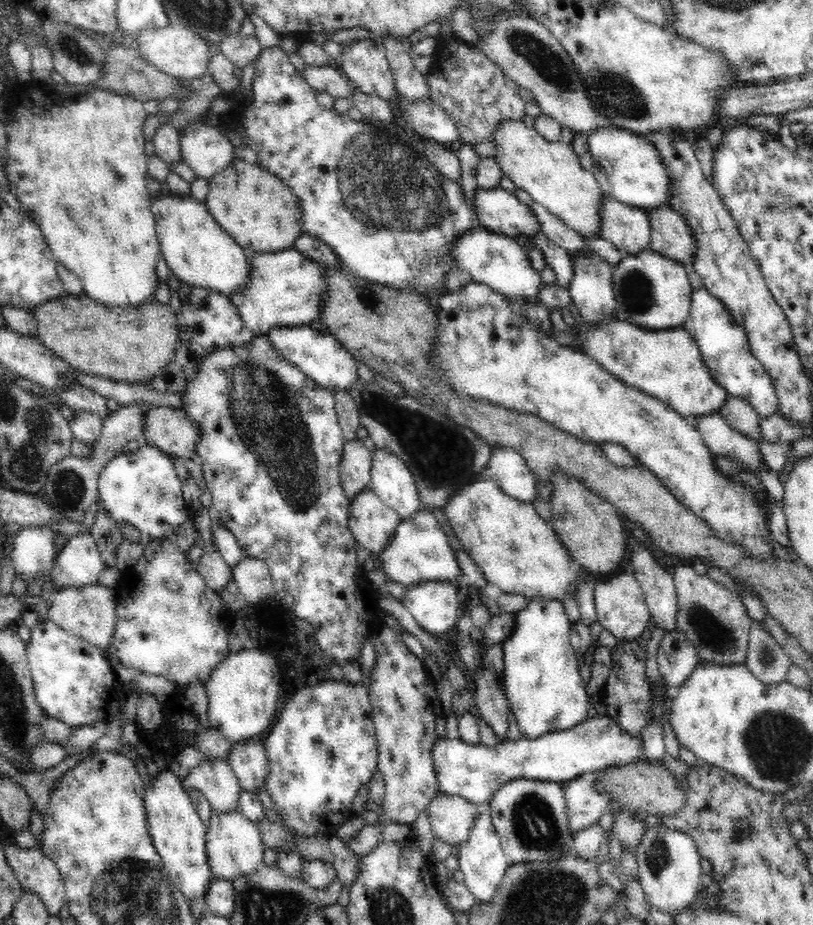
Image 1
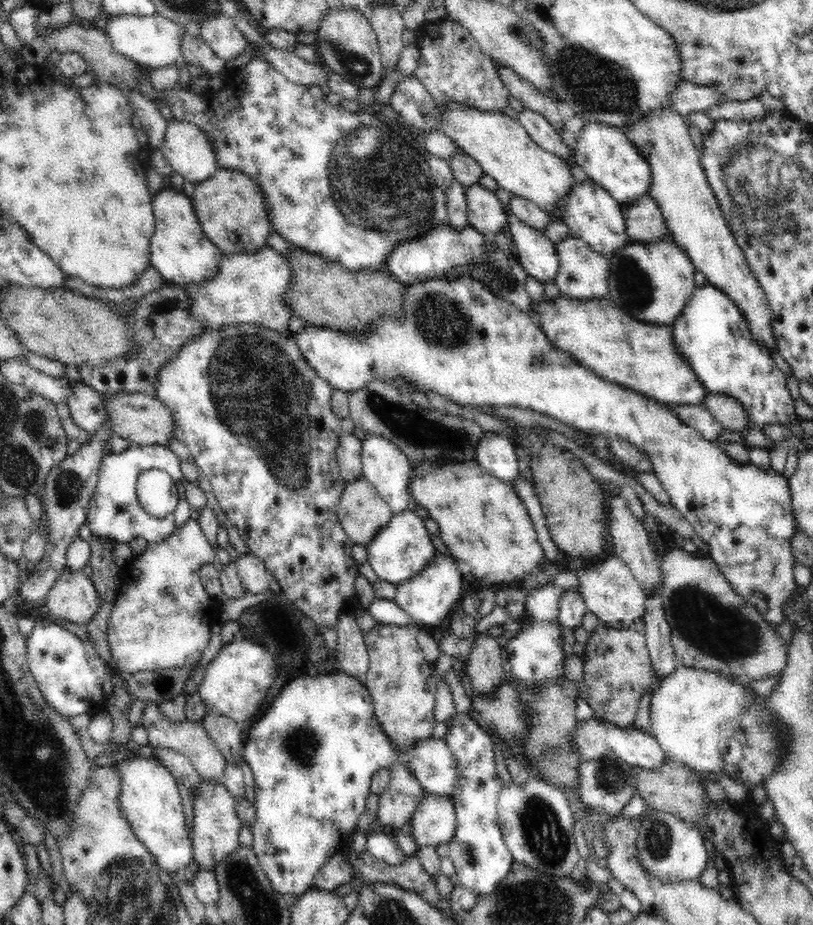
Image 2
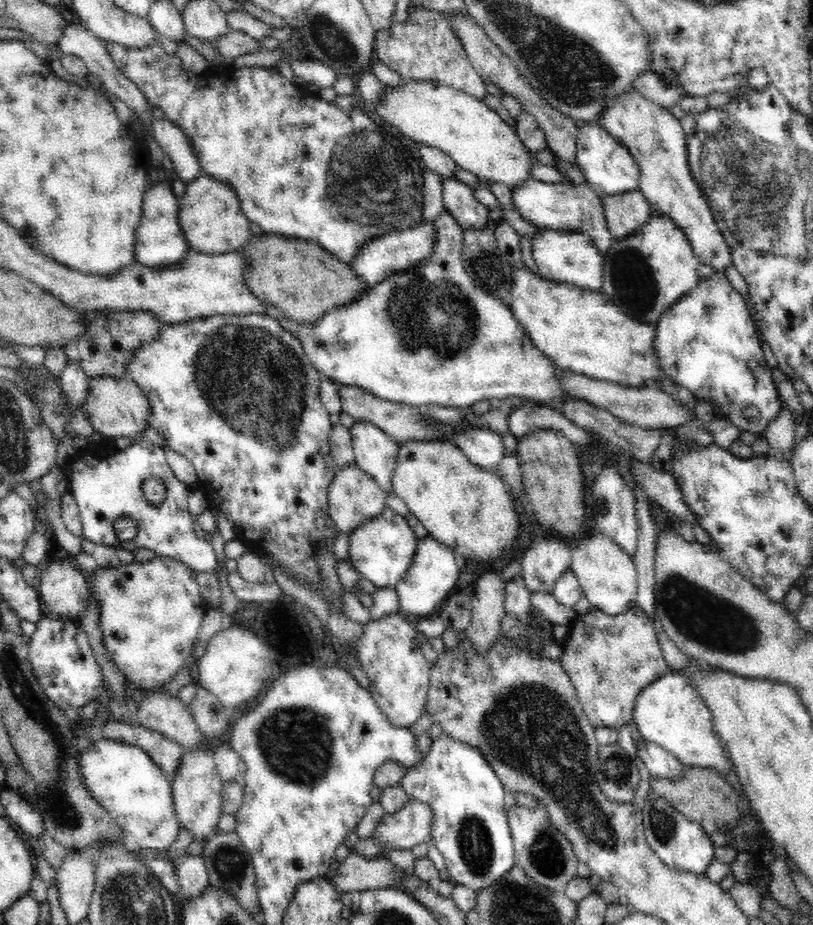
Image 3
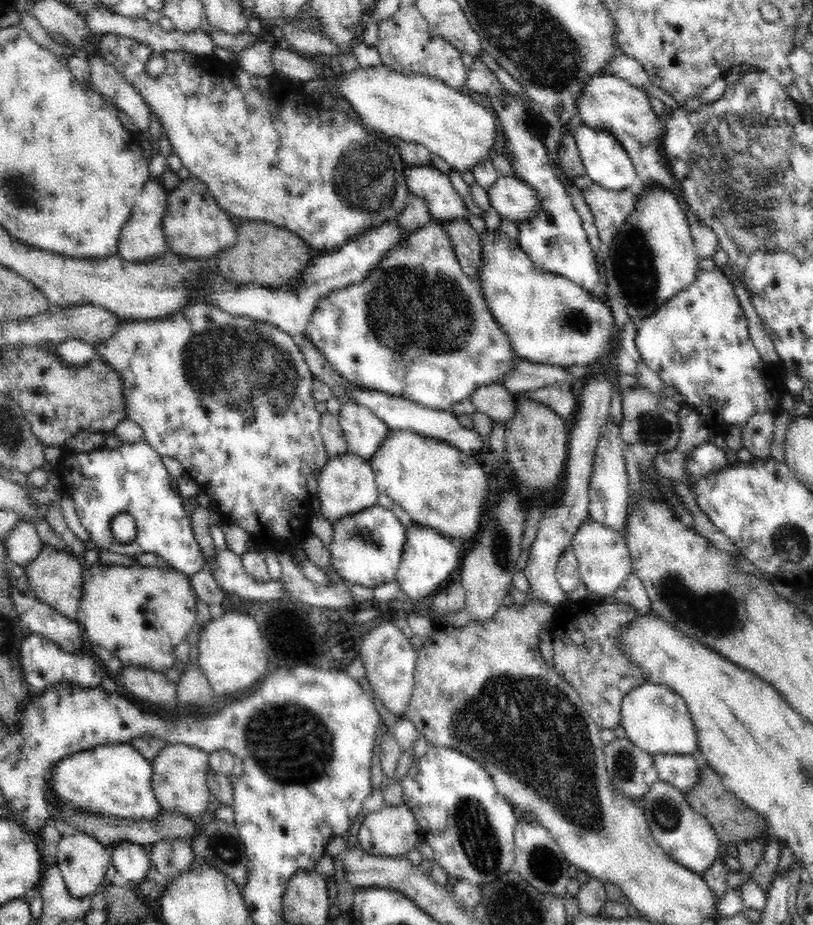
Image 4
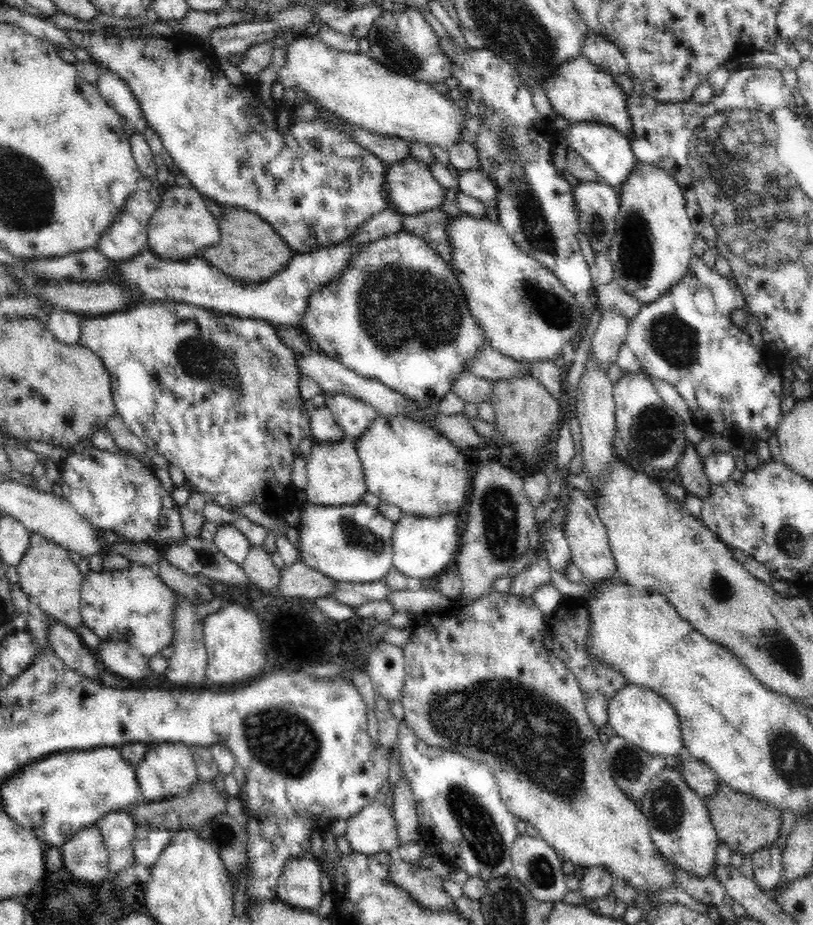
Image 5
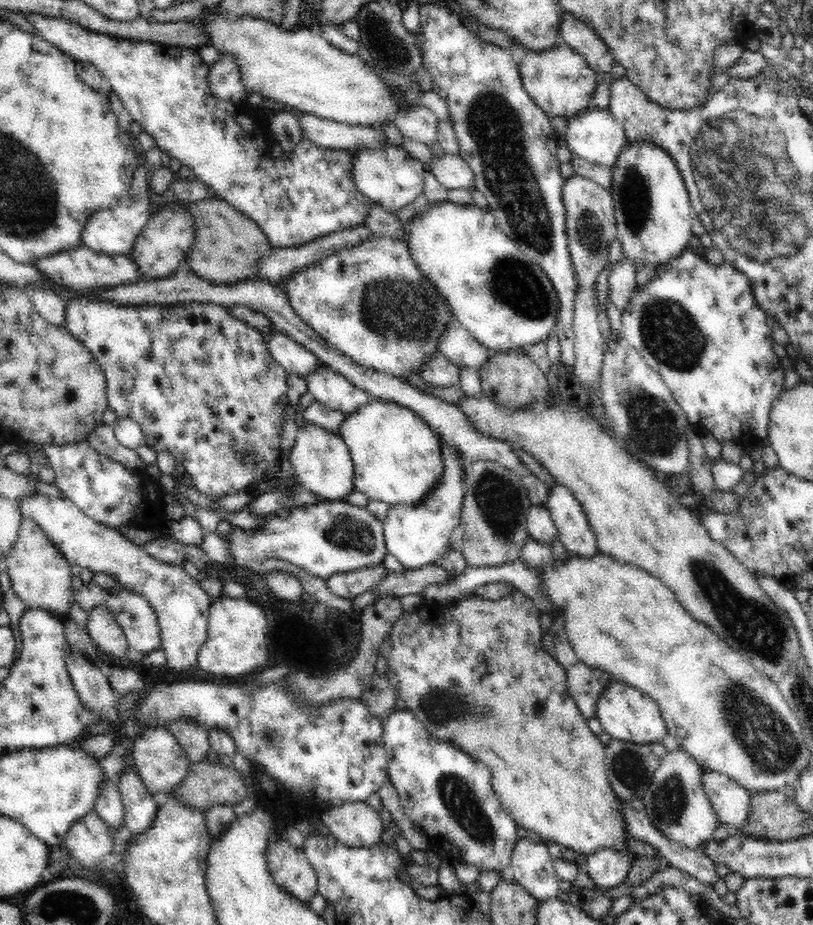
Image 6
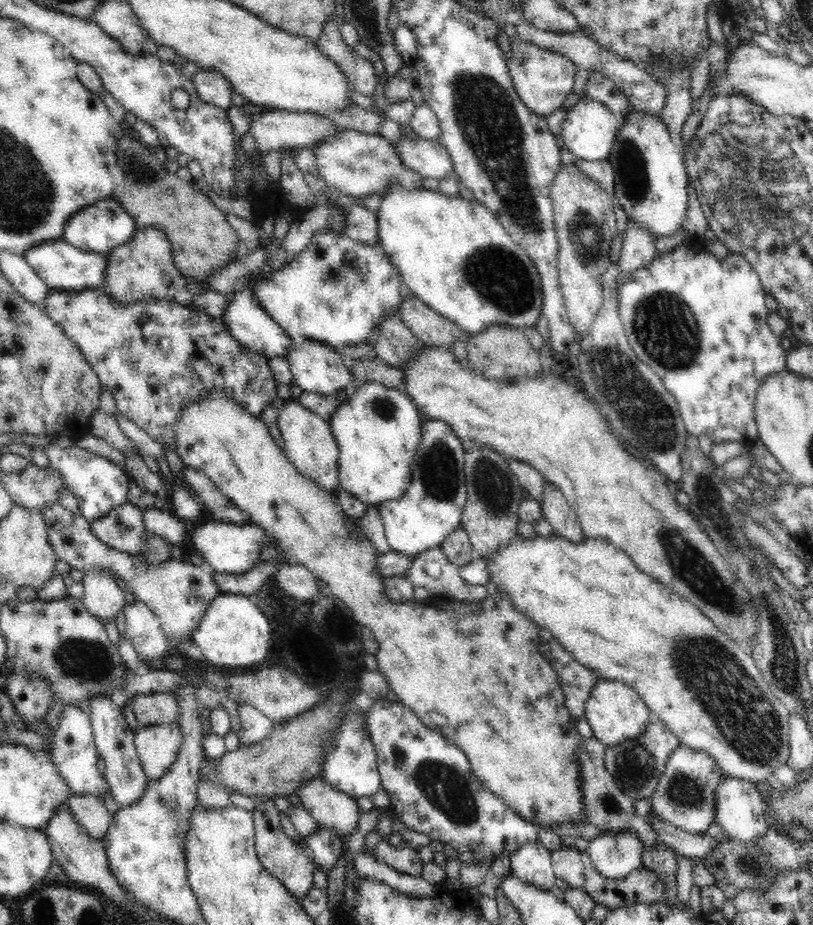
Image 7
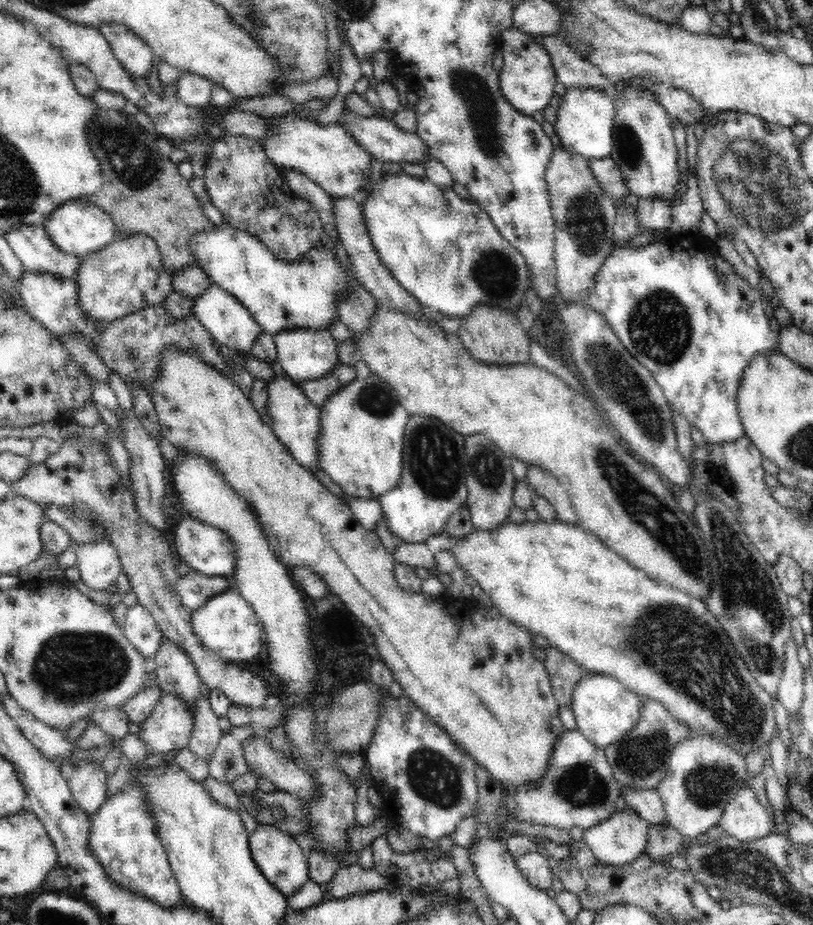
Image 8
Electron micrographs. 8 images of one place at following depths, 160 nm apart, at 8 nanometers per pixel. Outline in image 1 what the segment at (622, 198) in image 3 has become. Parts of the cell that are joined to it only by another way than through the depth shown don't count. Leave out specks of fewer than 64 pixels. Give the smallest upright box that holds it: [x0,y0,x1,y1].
[645,205,697,267]

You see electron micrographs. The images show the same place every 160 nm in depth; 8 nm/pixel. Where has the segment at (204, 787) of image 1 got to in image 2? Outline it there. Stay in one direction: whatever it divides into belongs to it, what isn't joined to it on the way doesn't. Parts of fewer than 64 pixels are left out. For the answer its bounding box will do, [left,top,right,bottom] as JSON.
[141,704,227,783]

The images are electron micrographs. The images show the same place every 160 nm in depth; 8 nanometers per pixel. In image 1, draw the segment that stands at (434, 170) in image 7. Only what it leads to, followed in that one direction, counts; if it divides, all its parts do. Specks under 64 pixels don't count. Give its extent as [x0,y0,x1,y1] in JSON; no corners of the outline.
[599,196,652,254]

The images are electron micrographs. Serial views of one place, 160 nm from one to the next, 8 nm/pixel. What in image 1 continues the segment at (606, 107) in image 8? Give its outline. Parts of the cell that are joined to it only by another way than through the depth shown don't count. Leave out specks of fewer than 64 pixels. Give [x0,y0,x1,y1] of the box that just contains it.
[585,126,672,210]

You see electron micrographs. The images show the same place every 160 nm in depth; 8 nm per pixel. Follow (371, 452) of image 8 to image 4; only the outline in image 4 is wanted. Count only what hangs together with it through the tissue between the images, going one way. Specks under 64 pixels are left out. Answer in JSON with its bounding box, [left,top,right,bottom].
[369,430,490,542]

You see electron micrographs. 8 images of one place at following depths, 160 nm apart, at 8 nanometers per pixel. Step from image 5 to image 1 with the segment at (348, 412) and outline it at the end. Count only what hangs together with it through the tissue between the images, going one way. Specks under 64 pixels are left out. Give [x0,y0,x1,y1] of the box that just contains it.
[369,448,421,519]

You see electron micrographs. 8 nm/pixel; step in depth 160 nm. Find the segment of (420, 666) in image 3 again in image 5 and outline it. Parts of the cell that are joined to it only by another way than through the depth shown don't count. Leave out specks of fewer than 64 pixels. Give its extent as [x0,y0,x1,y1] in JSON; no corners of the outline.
[366,641,405,704]

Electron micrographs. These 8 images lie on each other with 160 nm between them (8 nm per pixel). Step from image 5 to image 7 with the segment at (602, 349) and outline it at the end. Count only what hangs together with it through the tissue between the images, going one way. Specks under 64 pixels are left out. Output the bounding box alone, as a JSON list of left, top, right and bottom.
[620,223,656,273]

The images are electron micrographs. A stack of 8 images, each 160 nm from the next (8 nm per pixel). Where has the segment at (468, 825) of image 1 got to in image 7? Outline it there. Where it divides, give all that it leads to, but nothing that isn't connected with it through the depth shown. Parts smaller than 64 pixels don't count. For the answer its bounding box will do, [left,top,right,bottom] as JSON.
[298,777,359,838]

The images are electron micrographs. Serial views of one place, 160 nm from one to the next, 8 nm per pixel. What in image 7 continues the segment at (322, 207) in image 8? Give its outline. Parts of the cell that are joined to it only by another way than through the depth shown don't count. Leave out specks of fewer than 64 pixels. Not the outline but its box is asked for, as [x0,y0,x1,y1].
[344,206,379,244]

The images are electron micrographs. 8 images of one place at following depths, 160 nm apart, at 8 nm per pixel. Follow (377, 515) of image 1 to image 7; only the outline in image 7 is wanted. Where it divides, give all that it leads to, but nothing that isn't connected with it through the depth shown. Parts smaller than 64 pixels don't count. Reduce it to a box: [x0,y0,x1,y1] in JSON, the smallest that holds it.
[277,399,340,493]

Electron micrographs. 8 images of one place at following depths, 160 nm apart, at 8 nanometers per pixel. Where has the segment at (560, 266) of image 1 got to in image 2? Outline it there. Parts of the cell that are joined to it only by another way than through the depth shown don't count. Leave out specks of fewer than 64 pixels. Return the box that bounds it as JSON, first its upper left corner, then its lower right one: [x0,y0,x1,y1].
[503,204,559,283]

